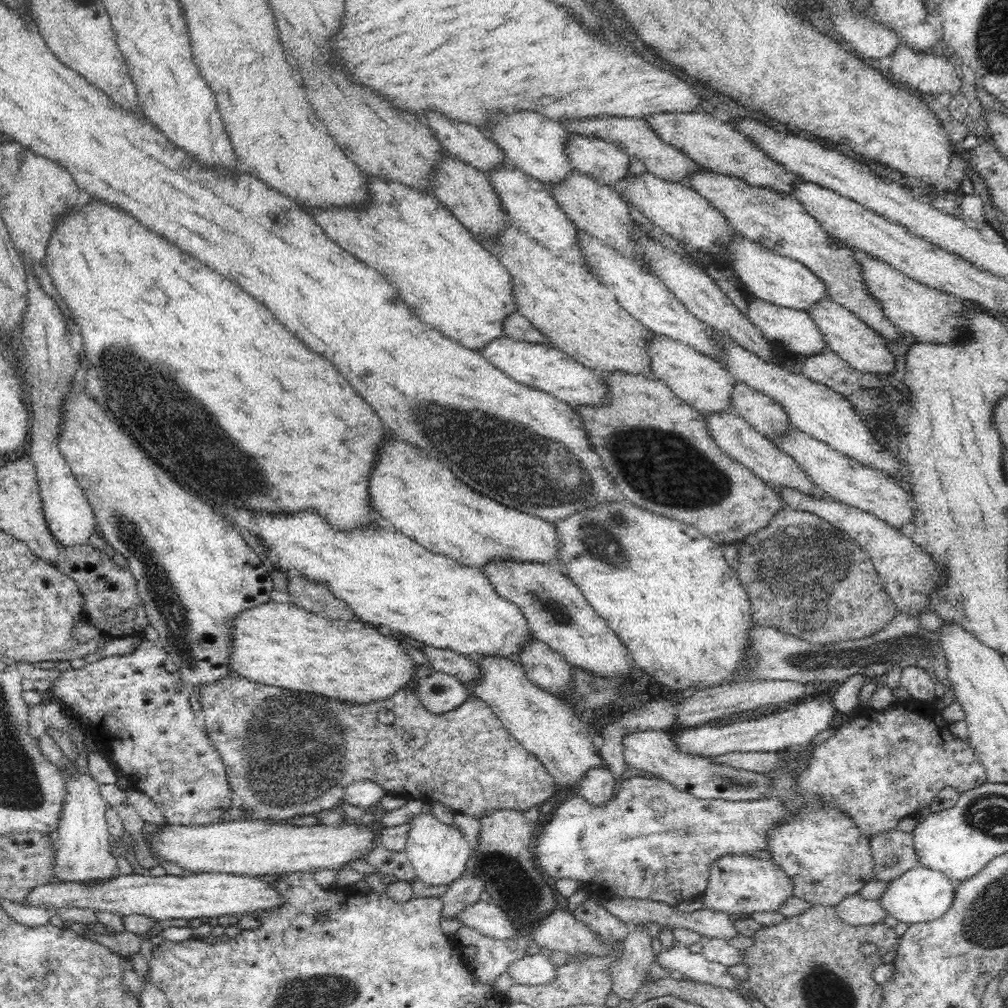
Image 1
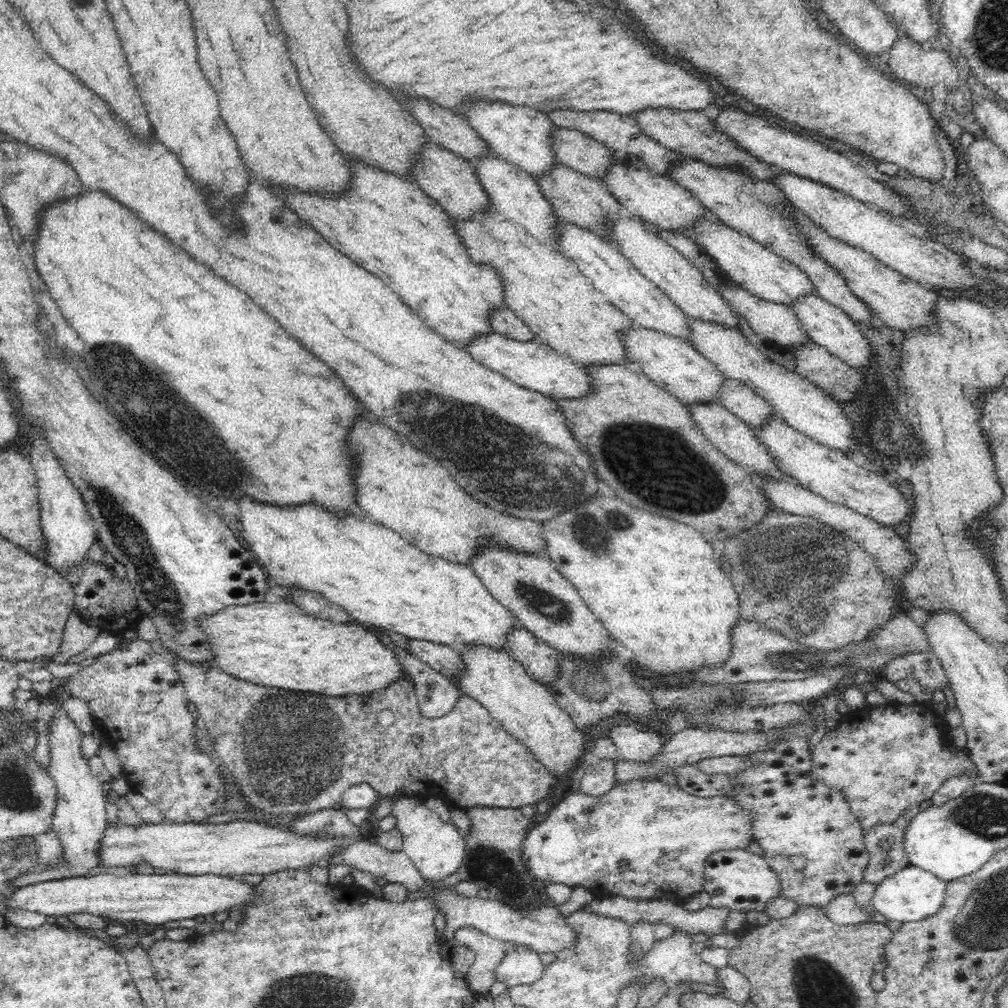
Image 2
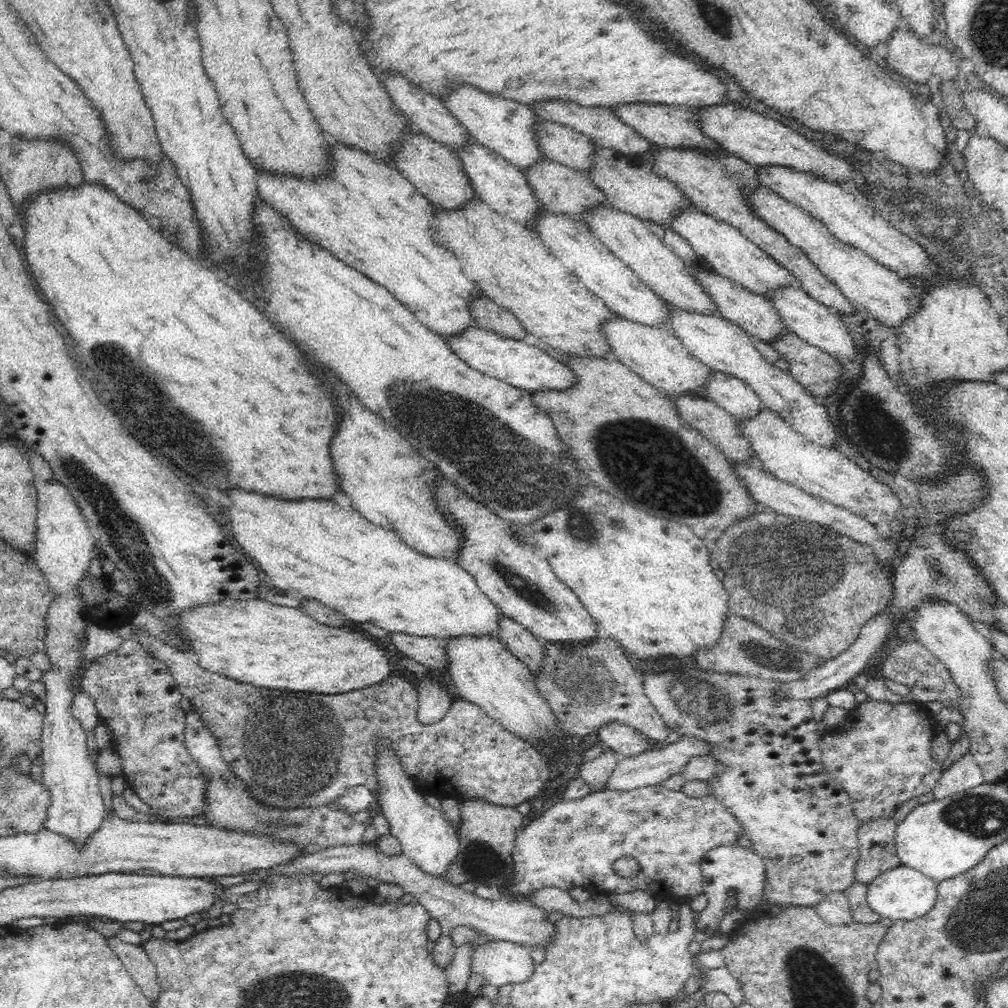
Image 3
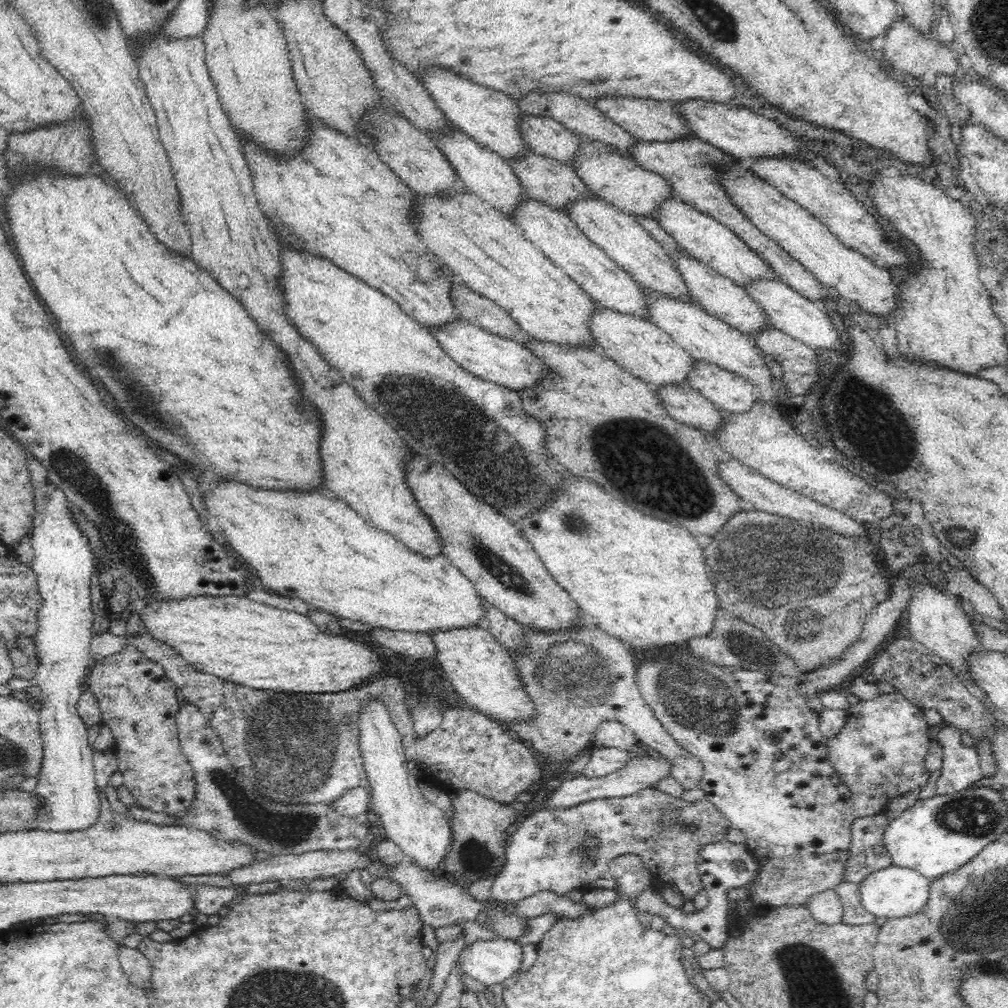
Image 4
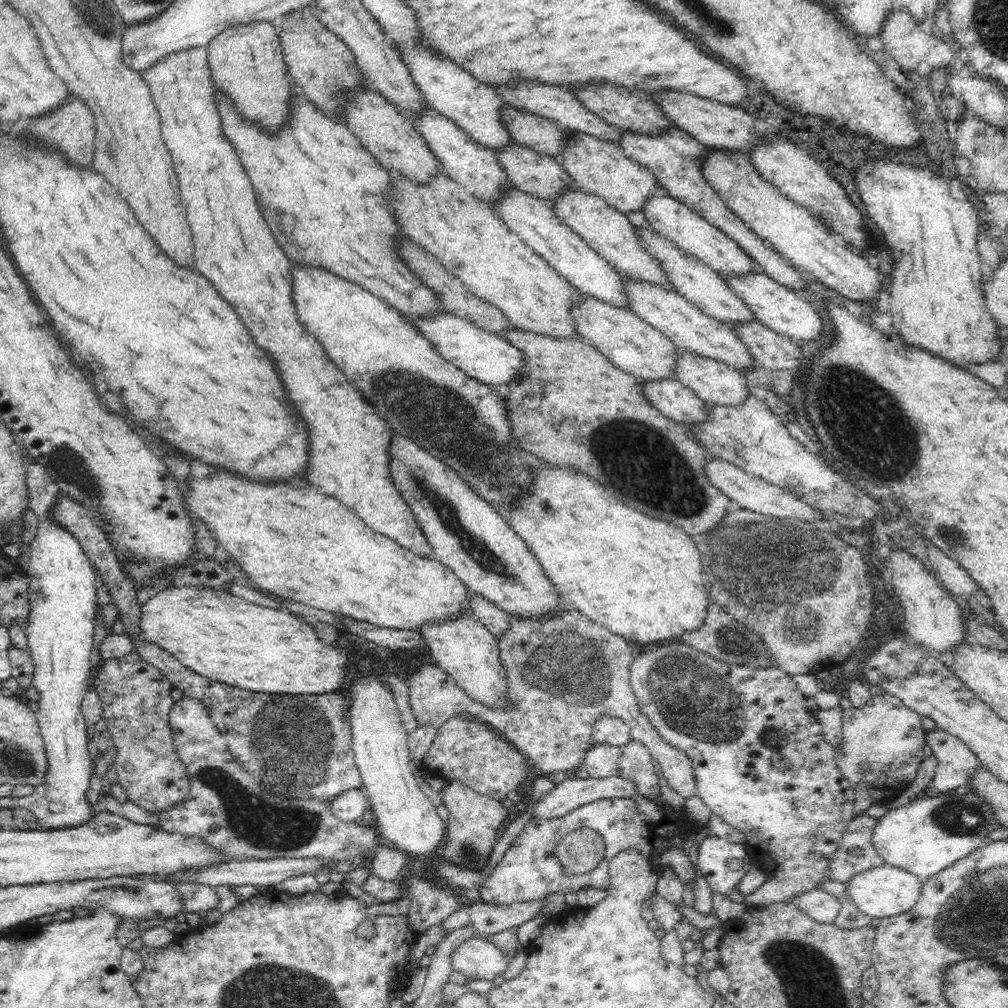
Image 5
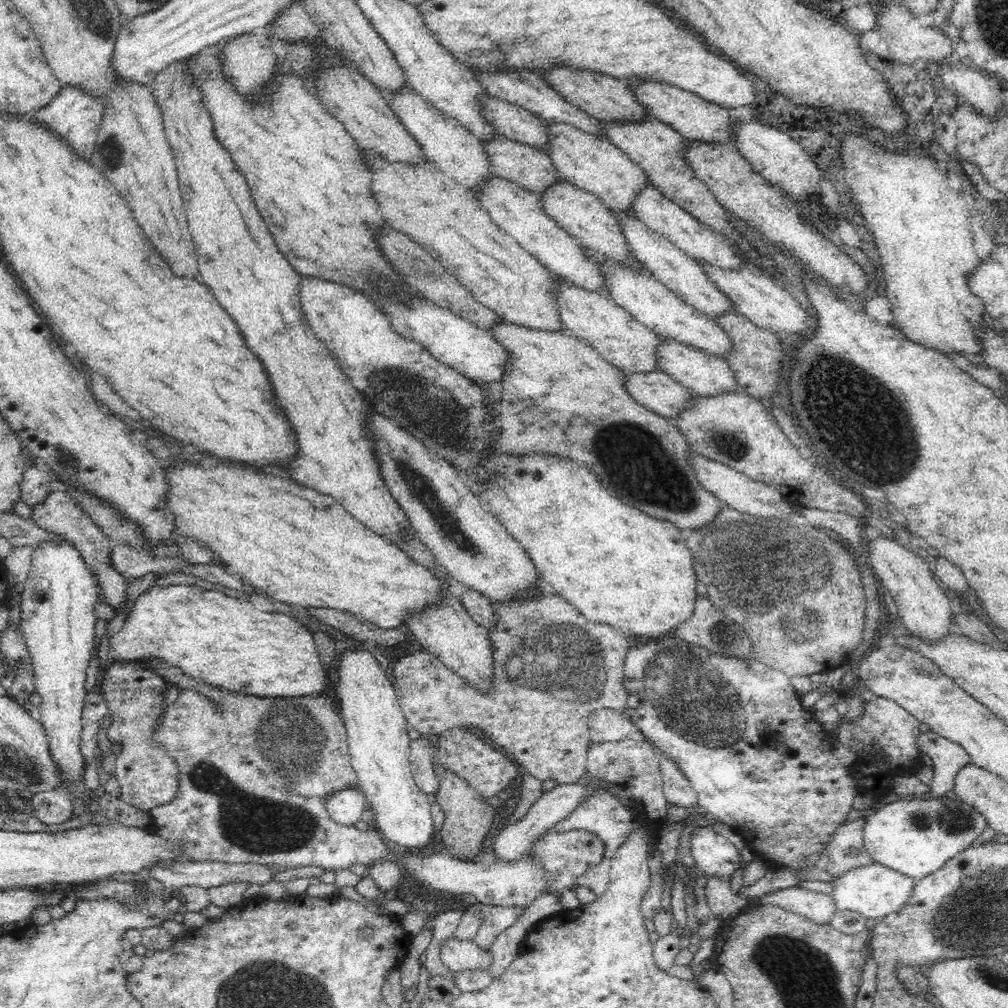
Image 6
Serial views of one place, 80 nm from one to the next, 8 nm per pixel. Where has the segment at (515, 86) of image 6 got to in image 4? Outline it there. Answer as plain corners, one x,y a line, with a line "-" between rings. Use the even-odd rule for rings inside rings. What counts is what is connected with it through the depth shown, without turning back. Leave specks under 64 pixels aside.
530,92
525,97
516,99
516,104
524,113
537,117
548,117
562,123
568,130
585,138
594,139
601,143
616,147
621,153
626,154
629,148
640,139
634,138
618,124
614,124
599,108
576,95
565,92

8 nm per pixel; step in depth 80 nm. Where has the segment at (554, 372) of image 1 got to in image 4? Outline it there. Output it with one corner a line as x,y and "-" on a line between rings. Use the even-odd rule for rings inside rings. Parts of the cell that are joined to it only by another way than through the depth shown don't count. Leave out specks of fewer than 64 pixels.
458,319
439,327
430,327
429,331
458,366
482,380
519,391
533,387
542,377
545,379
553,375
553,370
523,344
486,332
465,320

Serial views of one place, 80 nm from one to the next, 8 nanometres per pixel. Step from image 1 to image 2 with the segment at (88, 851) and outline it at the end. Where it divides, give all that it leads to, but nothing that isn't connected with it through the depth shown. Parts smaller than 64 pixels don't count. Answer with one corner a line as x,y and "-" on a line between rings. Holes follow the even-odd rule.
54,681
53,688
57,695
54,702
58,703
53,721
49,725
48,748
50,763
47,766
52,781
56,783
57,803
51,820
51,830
54,831
64,847
64,854
58,860
56,866
44,868
44,870
34,871
20,875
11,880
15,888
22,888
29,884
44,882
47,880
67,879
72,877
84,877
98,874
104,870
99,867
99,846
101,836
108,824
106,819
106,797
102,791
101,783
95,778
88,765
88,759
82,756
82,737
85,735
76,723
70,719
68,713
64,711
62,702
65,695
58,696
61,692
60,682
-
60,688
60,690
58,690

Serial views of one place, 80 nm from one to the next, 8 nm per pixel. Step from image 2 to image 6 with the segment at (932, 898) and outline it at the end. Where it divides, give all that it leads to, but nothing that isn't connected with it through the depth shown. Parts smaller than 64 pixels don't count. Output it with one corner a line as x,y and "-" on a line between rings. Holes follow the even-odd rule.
872,863
834,877
831,881
833,887
827,893
834,899
837,910
852,910
866,918
880,920
891,912
900,910
908,902
915,883
913,878
905,874
900,874
881,864

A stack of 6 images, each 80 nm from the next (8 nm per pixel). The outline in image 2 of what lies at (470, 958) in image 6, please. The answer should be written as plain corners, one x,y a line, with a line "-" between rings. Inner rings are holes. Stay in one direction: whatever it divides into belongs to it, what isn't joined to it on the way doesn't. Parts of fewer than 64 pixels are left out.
527,947
510,948
507,950
503,961
500,961
500,964
495,968
496,981
508,985
508,988
534,984
536,980
540,980
542,977
544,967
545,964
542,964
538,952

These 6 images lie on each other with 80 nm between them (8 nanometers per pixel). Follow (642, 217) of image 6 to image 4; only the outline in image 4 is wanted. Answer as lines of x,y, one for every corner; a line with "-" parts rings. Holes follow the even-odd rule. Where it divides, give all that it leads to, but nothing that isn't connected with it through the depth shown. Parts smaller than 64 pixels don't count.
675,197
663,200
651,217
674,238
678,246
685,249
688,255
733,280
737,285
744,286
758,279
777,279
776,273
764,259
748,248
748,245
727,226

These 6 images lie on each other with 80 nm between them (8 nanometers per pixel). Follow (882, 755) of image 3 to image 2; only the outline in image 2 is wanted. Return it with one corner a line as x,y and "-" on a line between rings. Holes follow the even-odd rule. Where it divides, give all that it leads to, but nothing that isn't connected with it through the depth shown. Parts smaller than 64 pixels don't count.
888,703
866,704
860,709
851,711
835,729
827,732
814,746
812,772
816,779
842,792
863,830
876,825
894,823
904,809
913,804
919,805
923,800
930,800
948,777
964,773
980,775
966,749
952,745
947,734
945,720
927,704
914,703
910,706

